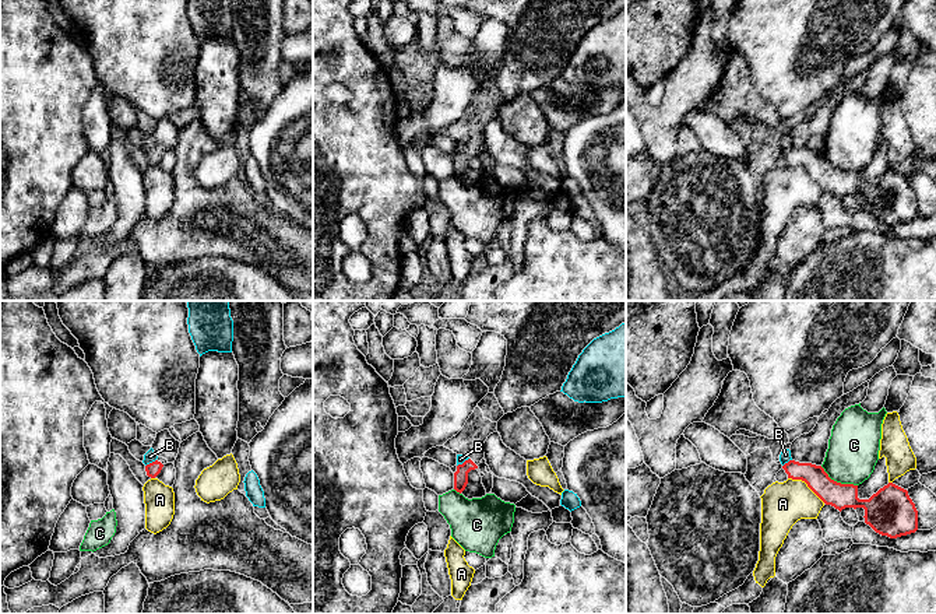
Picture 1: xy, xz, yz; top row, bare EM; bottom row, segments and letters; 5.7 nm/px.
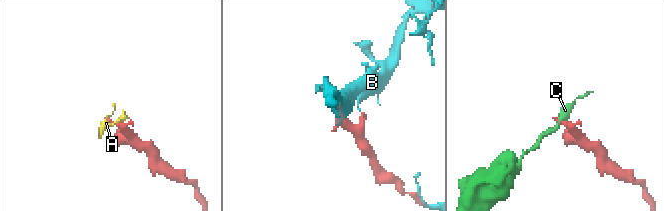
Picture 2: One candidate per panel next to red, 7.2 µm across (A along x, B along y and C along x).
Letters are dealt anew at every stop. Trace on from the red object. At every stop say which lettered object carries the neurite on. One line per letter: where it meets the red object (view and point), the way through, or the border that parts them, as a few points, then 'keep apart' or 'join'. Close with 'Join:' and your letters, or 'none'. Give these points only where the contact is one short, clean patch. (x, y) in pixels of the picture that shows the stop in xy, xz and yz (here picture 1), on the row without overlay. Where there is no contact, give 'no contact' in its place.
A: contact yz (806, 169); keep apart
B: contact xy (150, 150); border xy (155, 146), (145, 153); keep apart
C: contact yz (838, 169); border yz (820, 153), (831, 165), (857, 172); keep apart
Join: none

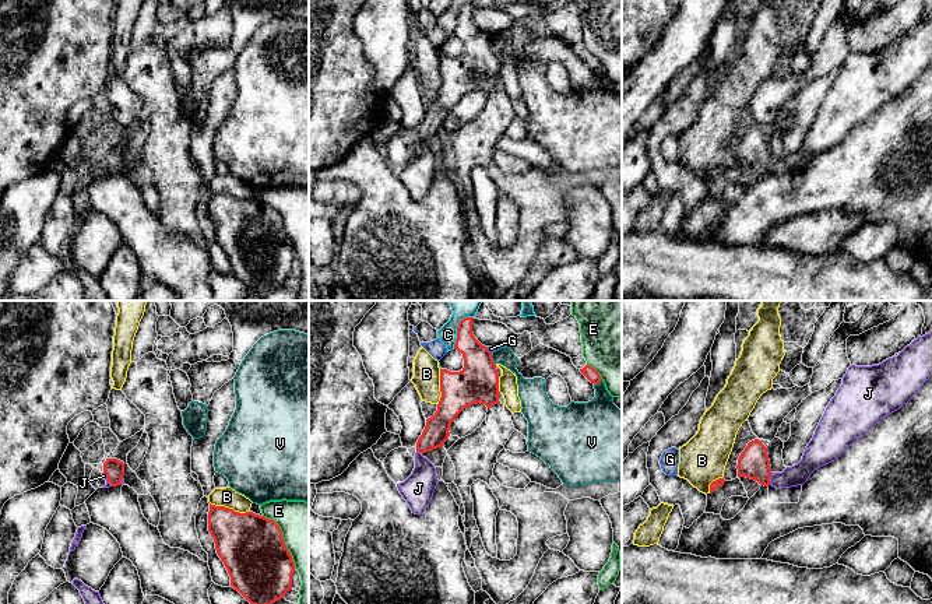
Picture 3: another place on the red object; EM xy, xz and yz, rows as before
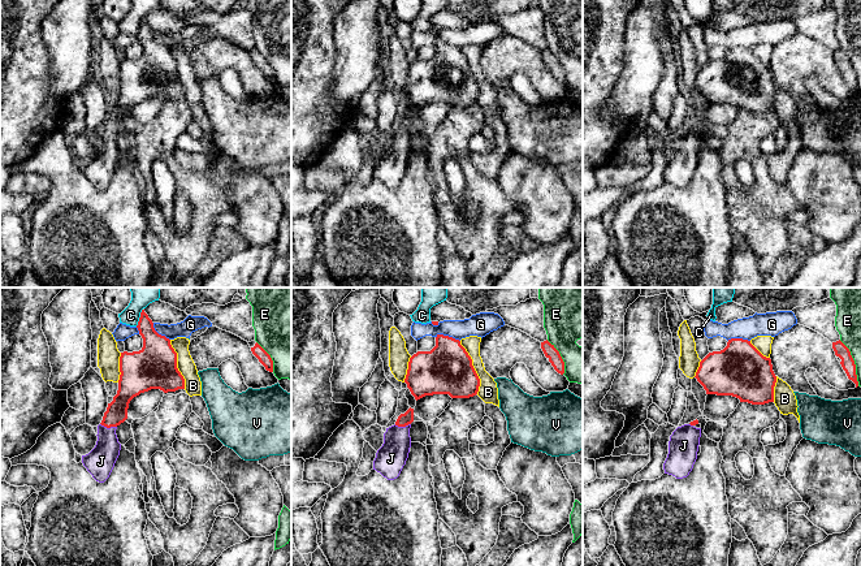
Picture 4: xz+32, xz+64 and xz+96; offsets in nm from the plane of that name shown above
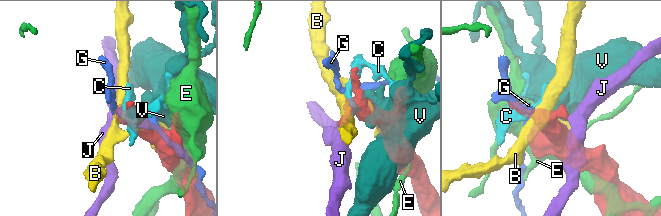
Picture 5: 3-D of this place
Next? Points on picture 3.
B: contact xy (228, 195); keep apart
C: contact xz (457, 16); keep apart
E: contact xy (282, 227); keep apart
G: contact xz (488, 37); border xz (485, 34), (491, 39); keep apart
J: contact yz (769, 165); way yz (753, 150), (769, 165), (788, 165), (798, 161); join
V: contact xz (492, 46); keep apart
Join: J

